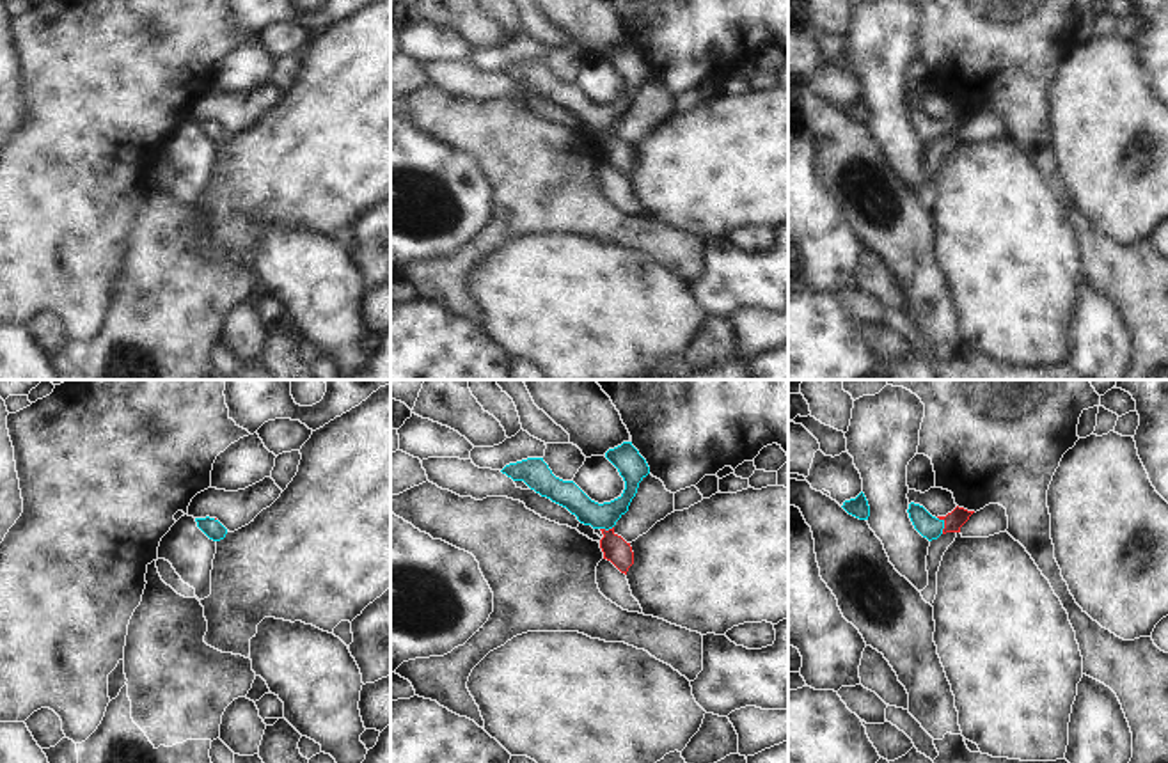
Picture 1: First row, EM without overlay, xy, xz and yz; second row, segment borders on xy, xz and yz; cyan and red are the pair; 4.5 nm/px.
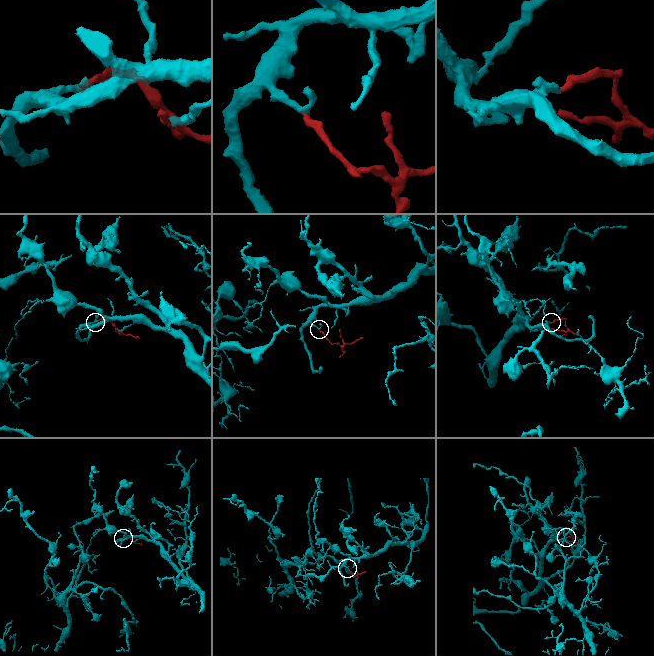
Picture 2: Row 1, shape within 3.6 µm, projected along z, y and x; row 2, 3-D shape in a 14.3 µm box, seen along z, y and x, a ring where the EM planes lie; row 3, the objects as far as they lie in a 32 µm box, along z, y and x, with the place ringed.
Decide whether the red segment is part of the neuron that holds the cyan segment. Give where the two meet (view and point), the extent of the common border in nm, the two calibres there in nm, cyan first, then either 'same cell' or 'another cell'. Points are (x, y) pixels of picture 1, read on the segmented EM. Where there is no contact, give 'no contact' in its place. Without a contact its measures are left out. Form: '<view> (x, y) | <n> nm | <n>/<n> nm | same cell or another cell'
yz (943, 526) | 80 nm | 110/90 nm | same cell

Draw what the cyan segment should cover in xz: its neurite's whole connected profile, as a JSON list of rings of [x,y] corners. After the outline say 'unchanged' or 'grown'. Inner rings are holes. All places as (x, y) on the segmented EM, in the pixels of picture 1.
[[[632,442],[609,449],[605,458],[618,468],[625,490],[618,499],[604,504],[591,500],[573,481],[556,477],[543,458],[509,463],[501,472],[513,481],[524,481],[541,497],[566,507],[580,523],[600,529],[604,534],[600,539],[604,559],[627,575],[634,564],[634,552],[630,543],[614,532],[614,525],[628,511],[639,483],[650,474],[650,467]]]; grown

